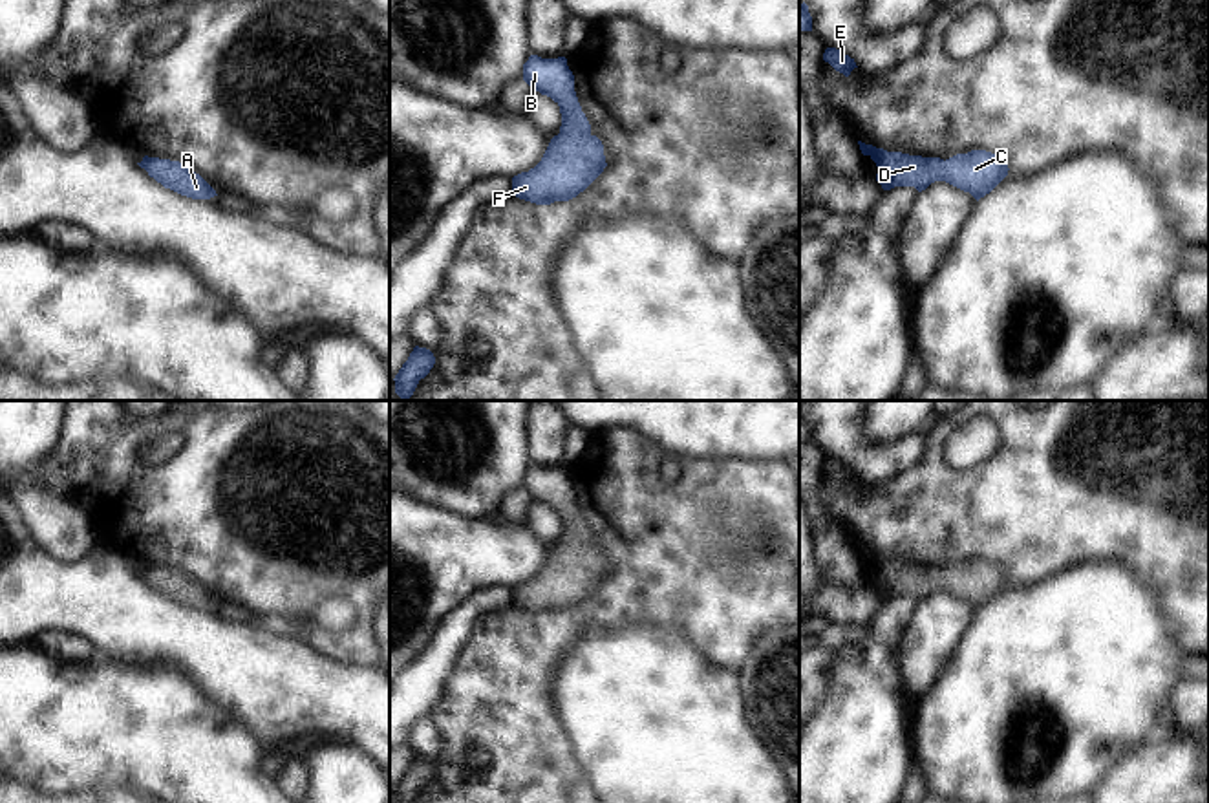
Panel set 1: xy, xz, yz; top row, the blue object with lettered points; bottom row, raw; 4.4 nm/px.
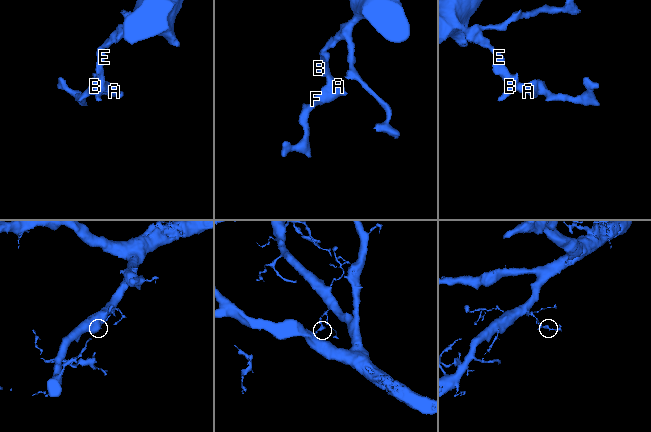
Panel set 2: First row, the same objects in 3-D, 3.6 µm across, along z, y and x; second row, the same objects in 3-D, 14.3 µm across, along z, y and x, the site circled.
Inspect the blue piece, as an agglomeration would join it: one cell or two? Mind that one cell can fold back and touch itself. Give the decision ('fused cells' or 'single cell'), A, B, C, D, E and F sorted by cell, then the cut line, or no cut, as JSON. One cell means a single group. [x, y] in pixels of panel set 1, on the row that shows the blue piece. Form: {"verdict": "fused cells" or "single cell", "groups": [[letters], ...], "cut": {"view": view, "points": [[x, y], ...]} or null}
{"verdict": "single cell", "groups": [["A", "B", "C", "D", "E", "F"]], "cut": null}

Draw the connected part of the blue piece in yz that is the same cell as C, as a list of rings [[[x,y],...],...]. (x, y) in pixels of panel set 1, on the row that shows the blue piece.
[[[858,141],[858,145],[861,154],[876,163],[876,181],[883,190],[915,187],[922,192],[935,181],[946,181],[969,192],[979,201],[990,194],[1010,170],[1002,157],[986,150],[957,154],[944,161],[940,157],[887,152],[861,141]]]

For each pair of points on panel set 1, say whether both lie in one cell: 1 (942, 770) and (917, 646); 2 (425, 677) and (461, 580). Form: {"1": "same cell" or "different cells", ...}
{"1": "different cells", "2": "different cells"}

